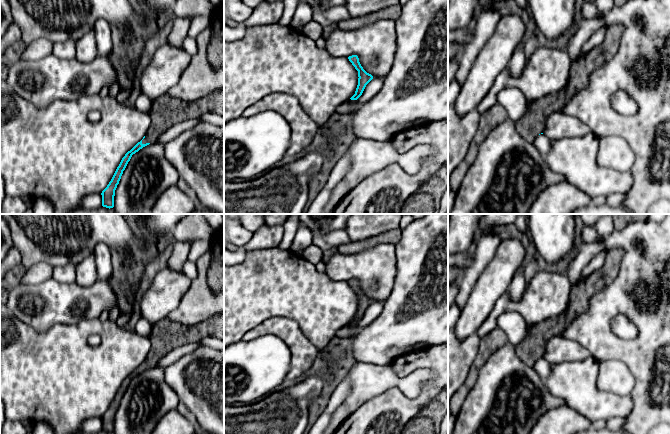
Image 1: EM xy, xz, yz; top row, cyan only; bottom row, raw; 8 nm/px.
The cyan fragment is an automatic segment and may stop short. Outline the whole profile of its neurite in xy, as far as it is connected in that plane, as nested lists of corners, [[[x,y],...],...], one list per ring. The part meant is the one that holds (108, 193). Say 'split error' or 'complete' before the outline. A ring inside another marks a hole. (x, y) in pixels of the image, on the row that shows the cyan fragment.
split error; [[[224,88],[192,102],[181,101],[168,93],[153,99],[148,112],[151,120],[149,130],[143,139],[122,158],[111,181],[101,193],[102,206],[109,209],[114,207],[115,190],[133,154],[150,143],[155,143],[171,126],[188,119],[198,118],[205,113],[224,116]]]

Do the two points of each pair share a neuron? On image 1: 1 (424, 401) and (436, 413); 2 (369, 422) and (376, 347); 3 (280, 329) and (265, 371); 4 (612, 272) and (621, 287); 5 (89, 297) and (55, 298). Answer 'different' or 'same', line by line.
1: different
2: different
3: different
4: different
5: same

